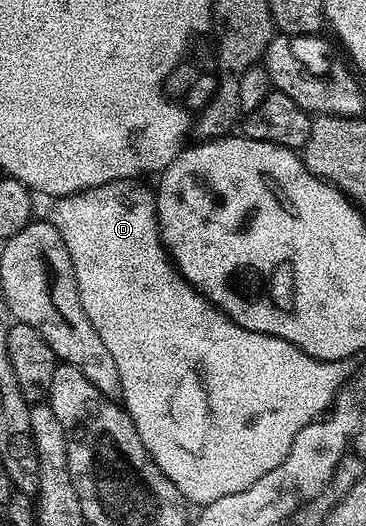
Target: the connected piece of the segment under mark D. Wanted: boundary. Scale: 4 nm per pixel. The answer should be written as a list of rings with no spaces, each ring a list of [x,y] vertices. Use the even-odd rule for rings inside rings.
[[[119,179],[57,199],[51,204],[53,207],[50,222],[58,229],[58,233],[62,233],[62,241],[66,241],[66,249],[74,265],[74,277],[78,285],[78,297],[82,301],[82,309],[86,309],[86,317],[90,317],[90,325],[98,329],[98,337],[102,337],[106,349],[110,349],[110,357],[114,357],[114,365],[118,365],[118,377],[122,381],[120,390],[122,406],[127,411],[130,421],[134,421],[134,429],[138,429],[138,437],[142,437],[142,445],[146,445],[146,453],[150,453],[158,469],[162,469],[162,473],[166,473],[166,477],[174,481],[174,485],[184,494],[189,504],[205,505],[217,501],[218,497],[226,497],[230,493],[242,493],[242,489],[250,489],[250,485],[254,485],[258,477],[270,473],[270,469],[278,469],[278,465],[286,461],[286,457],[292,451],[294,437],[298,437],[298,433],[306,429],[306,425],[321,418],[336,400],[336,395],[345,382],[345,364],[343,362],[327,363],[310,357],[282,337],[242,329],[242,325],[229,319],[205,295],[191,287],[180,276],[179,269],[173,265],[168,258],[168,252],[164,250],[164,243],[160,240],[156,197],[151,186],[143,187],[142,184],[143,182],[135,179]]]

